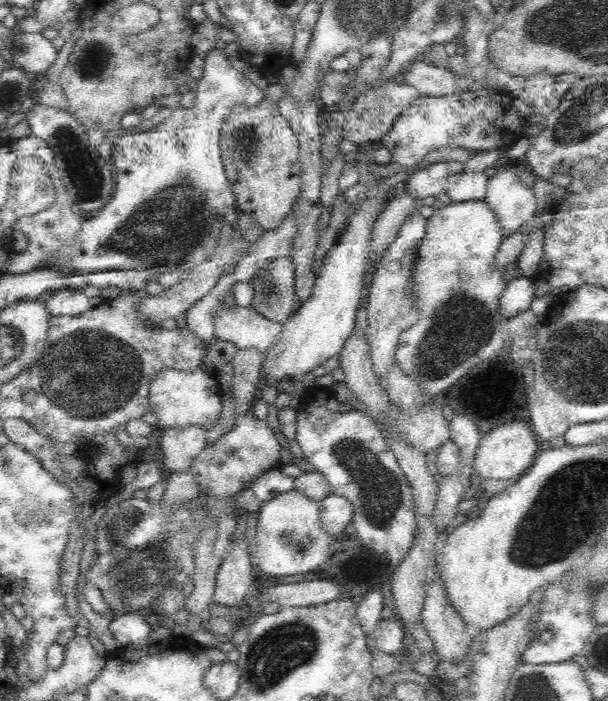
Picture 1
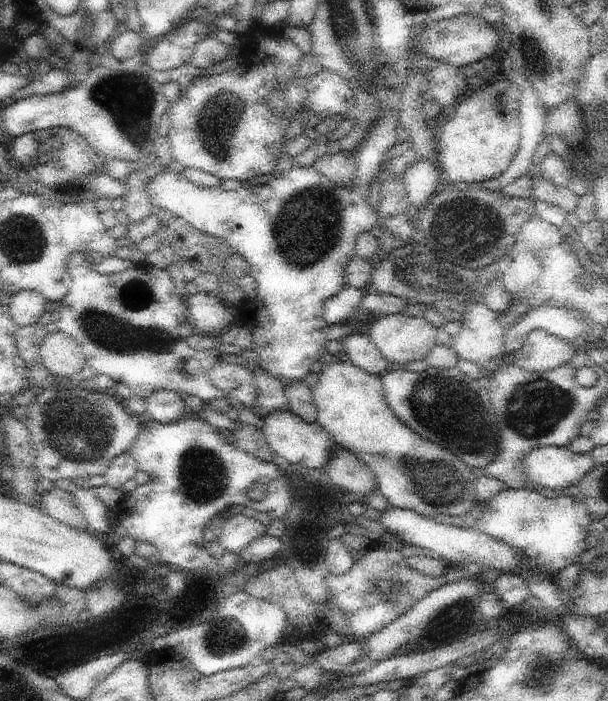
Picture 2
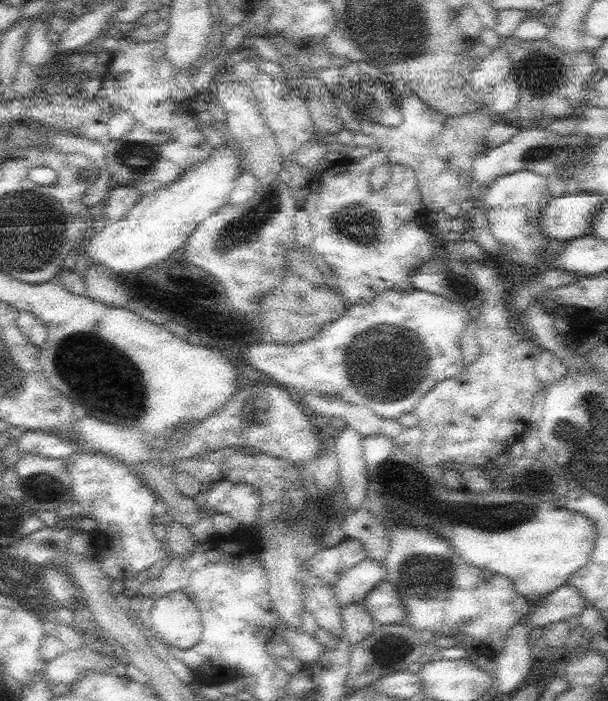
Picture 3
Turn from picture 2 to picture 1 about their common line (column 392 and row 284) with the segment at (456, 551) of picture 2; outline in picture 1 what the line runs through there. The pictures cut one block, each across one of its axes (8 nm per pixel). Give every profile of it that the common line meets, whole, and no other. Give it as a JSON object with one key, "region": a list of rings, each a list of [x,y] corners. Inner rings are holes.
{"region":[[[518,276],[516,280],[508,282],[504,294],[500,296],[500,302],[498,302],[498,312],[508,318],[508,320],[514,320],[514,316],[530,310],[532,302],[536,300],[536,288],[538,288],[538,282],[532,278],[522,278]]]}

